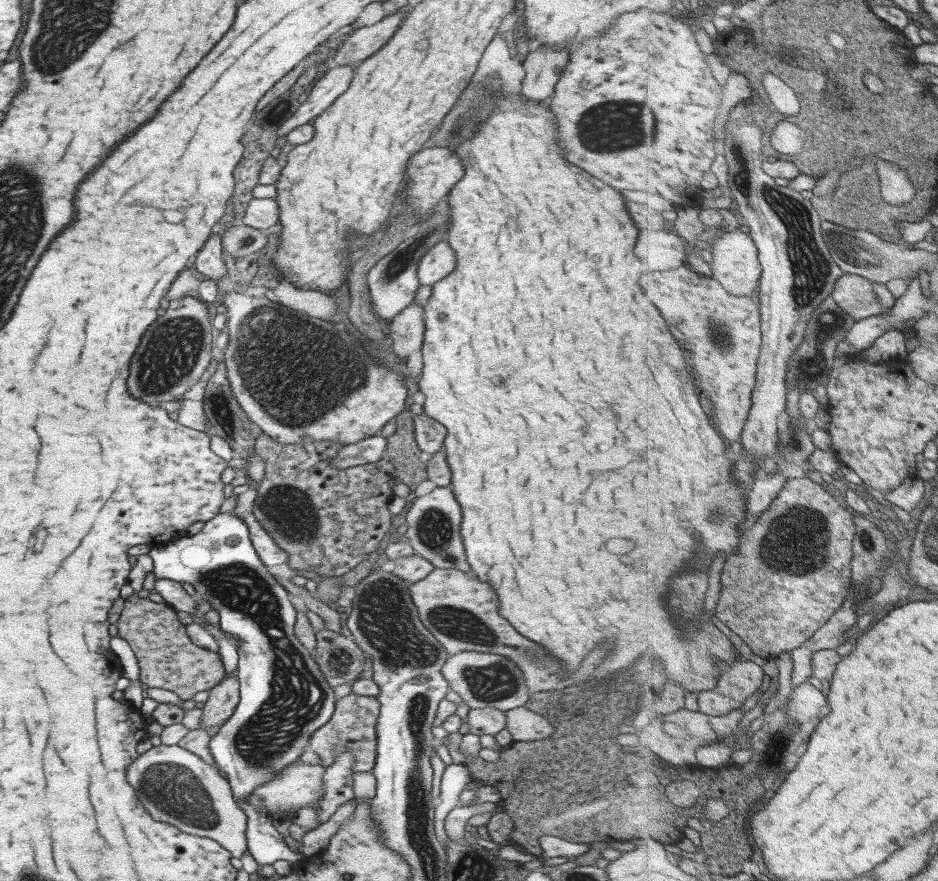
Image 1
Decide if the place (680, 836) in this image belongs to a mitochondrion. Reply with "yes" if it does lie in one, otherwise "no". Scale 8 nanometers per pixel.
no

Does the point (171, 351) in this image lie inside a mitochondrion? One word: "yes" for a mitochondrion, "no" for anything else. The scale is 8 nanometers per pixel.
yes

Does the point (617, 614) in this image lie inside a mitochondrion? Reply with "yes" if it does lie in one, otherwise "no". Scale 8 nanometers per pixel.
no

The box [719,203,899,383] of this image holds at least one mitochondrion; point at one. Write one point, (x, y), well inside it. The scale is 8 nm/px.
(813, 273)

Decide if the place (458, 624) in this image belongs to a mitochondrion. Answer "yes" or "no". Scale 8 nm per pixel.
yes

